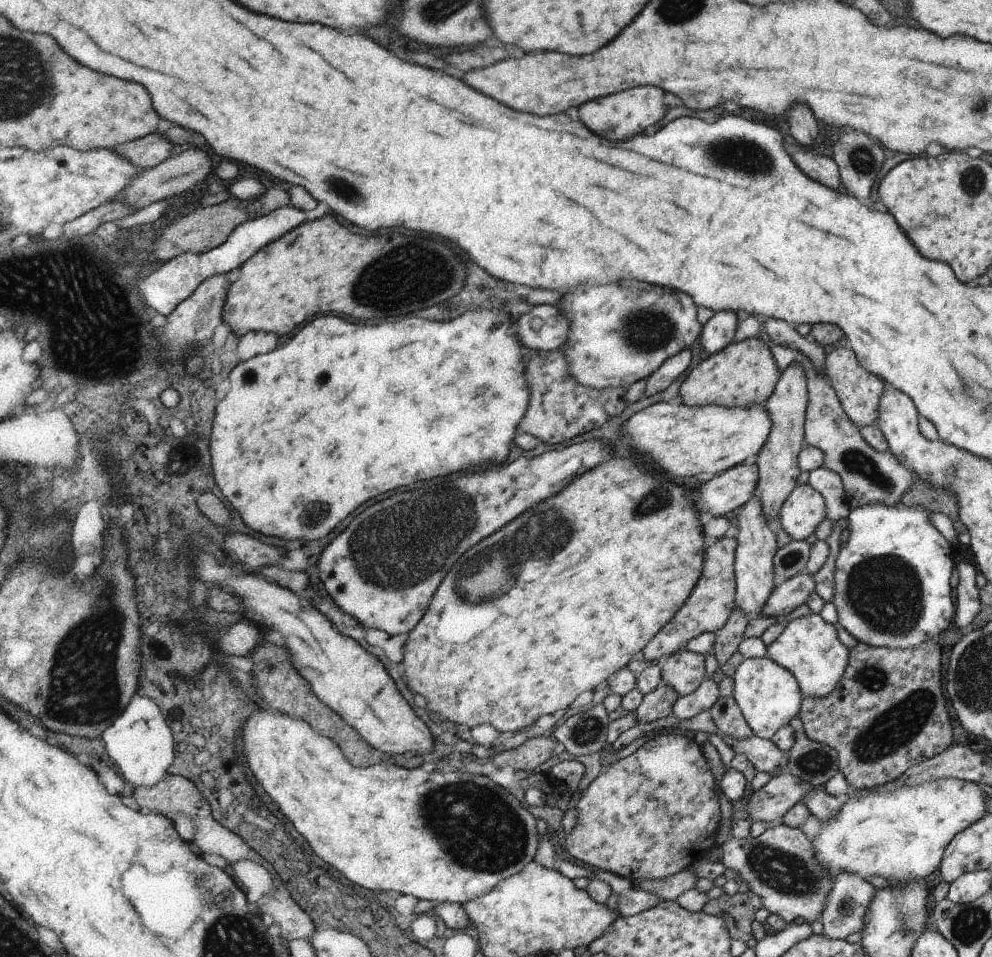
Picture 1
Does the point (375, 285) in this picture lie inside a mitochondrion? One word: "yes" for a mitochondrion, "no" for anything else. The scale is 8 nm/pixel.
yes

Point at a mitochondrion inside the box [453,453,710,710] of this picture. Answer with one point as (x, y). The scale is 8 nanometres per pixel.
(641, 508)

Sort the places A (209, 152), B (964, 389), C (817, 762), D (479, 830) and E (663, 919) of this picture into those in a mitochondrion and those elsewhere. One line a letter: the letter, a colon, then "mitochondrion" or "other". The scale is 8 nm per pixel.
A: other
B: mitochondrion
C: mitochondrion
D: mitochondrion
E: other

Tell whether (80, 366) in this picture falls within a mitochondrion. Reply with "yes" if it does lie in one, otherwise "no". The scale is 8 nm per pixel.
yes

